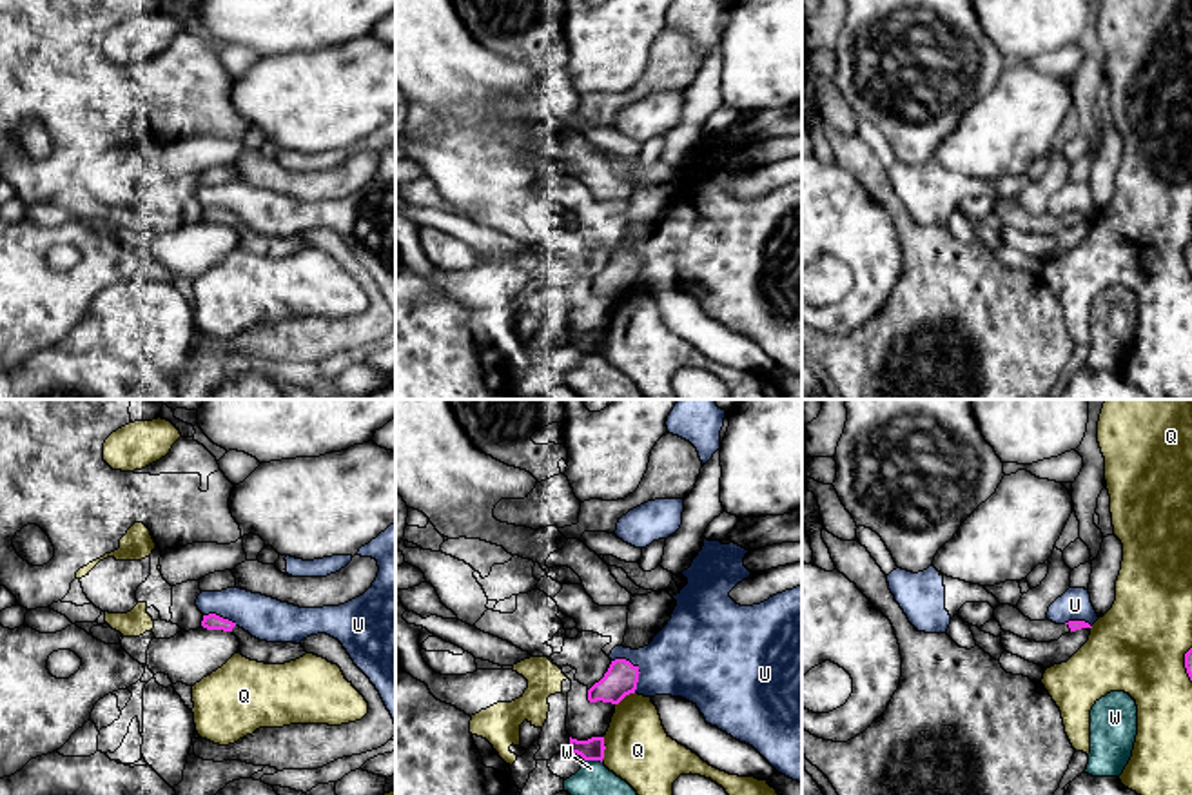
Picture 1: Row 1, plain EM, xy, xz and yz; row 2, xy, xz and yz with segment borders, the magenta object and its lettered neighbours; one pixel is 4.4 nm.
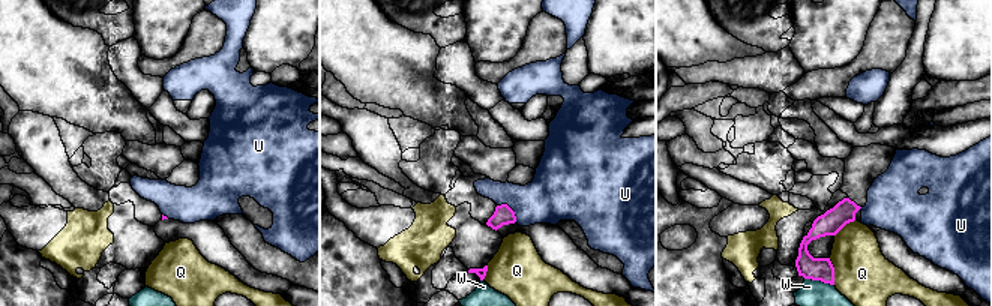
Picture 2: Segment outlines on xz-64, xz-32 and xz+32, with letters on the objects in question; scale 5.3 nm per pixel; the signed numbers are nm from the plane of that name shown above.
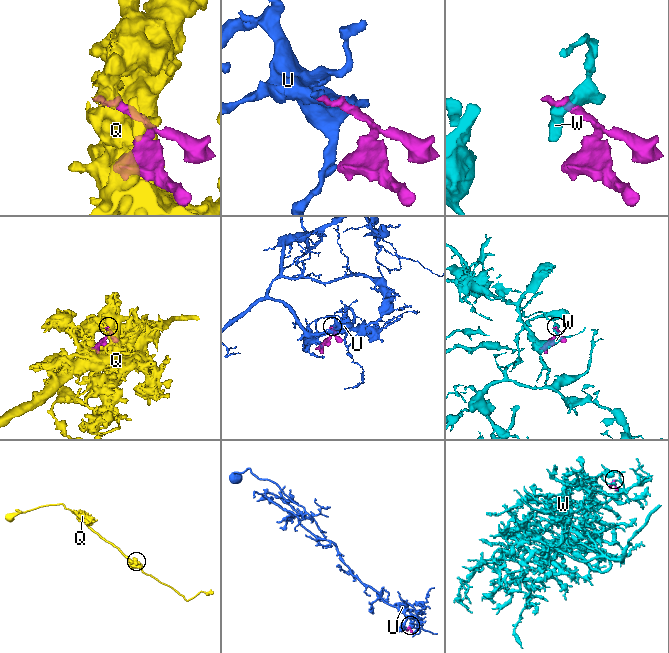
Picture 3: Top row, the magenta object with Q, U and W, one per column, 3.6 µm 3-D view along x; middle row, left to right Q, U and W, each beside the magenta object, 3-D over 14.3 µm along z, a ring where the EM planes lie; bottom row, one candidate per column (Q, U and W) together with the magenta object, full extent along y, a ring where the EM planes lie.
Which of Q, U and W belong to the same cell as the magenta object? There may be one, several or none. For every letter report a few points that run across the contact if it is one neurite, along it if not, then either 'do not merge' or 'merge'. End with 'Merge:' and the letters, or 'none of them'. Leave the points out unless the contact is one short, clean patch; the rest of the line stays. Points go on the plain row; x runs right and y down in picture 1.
Q: do not merge
U: line xz (612, 253), (628, 253), (637, 262), (639, 274), (635, 285); do not merge
W: do not merge
Merge: none of them

